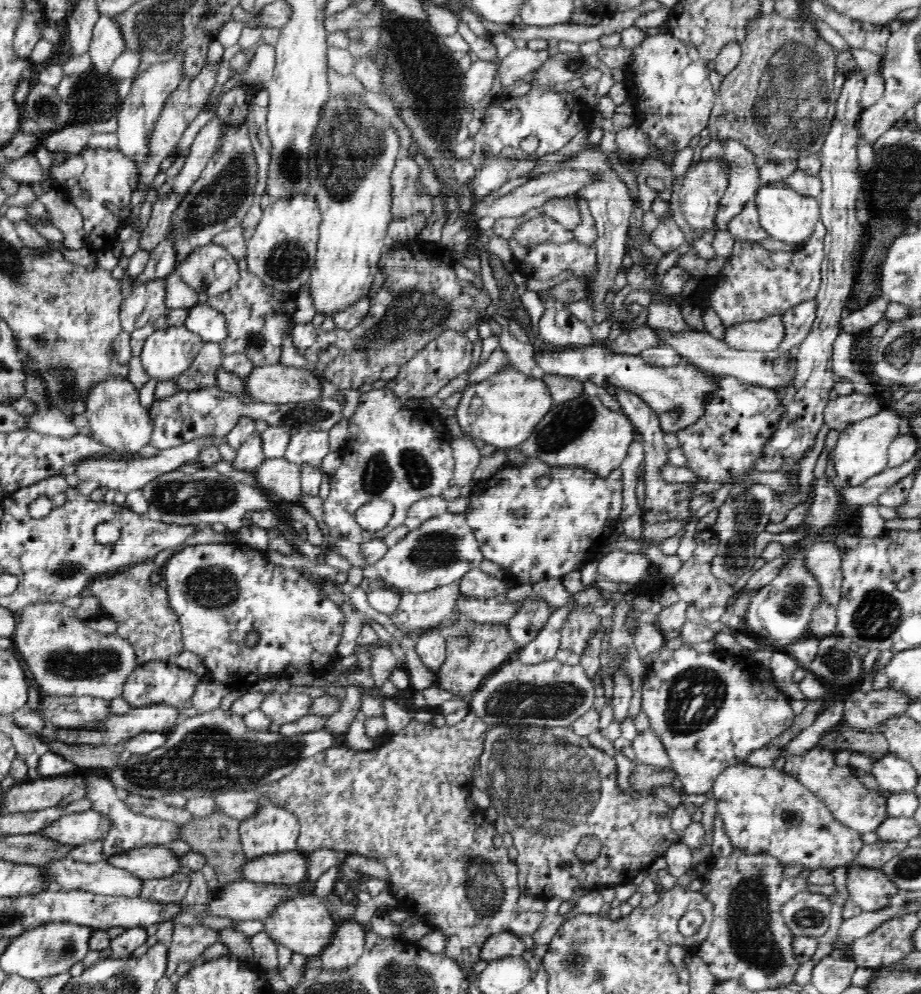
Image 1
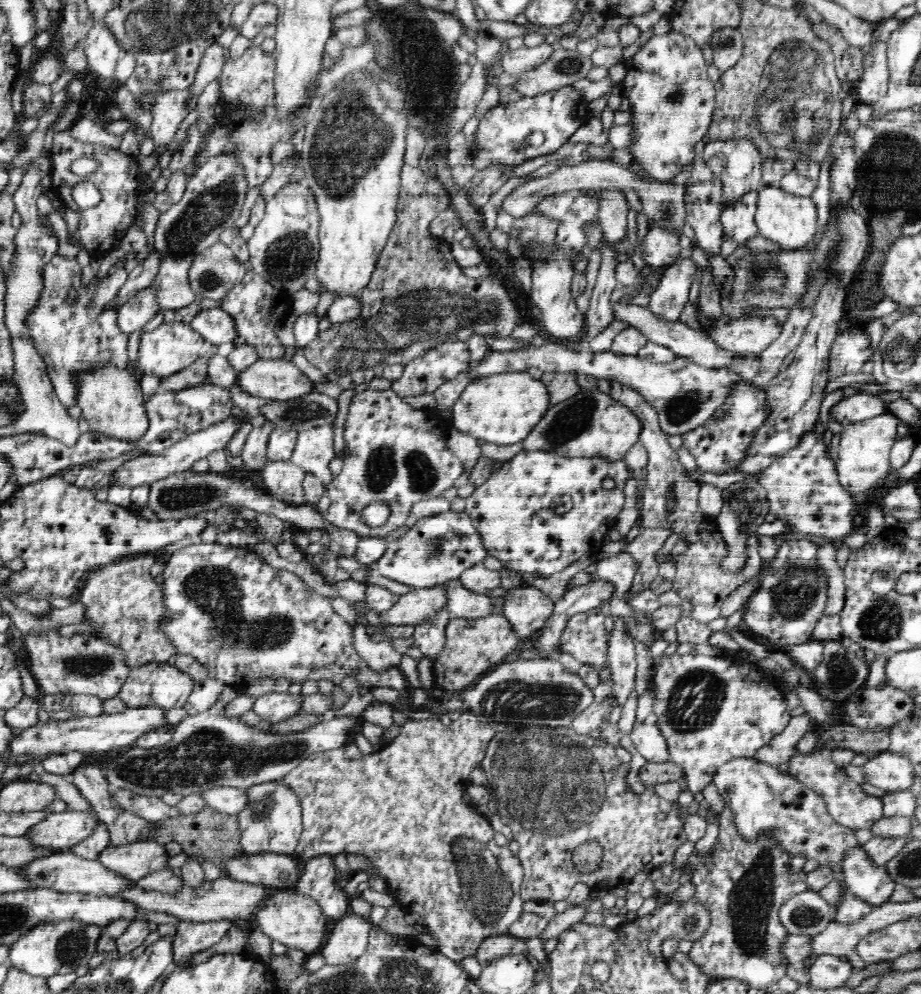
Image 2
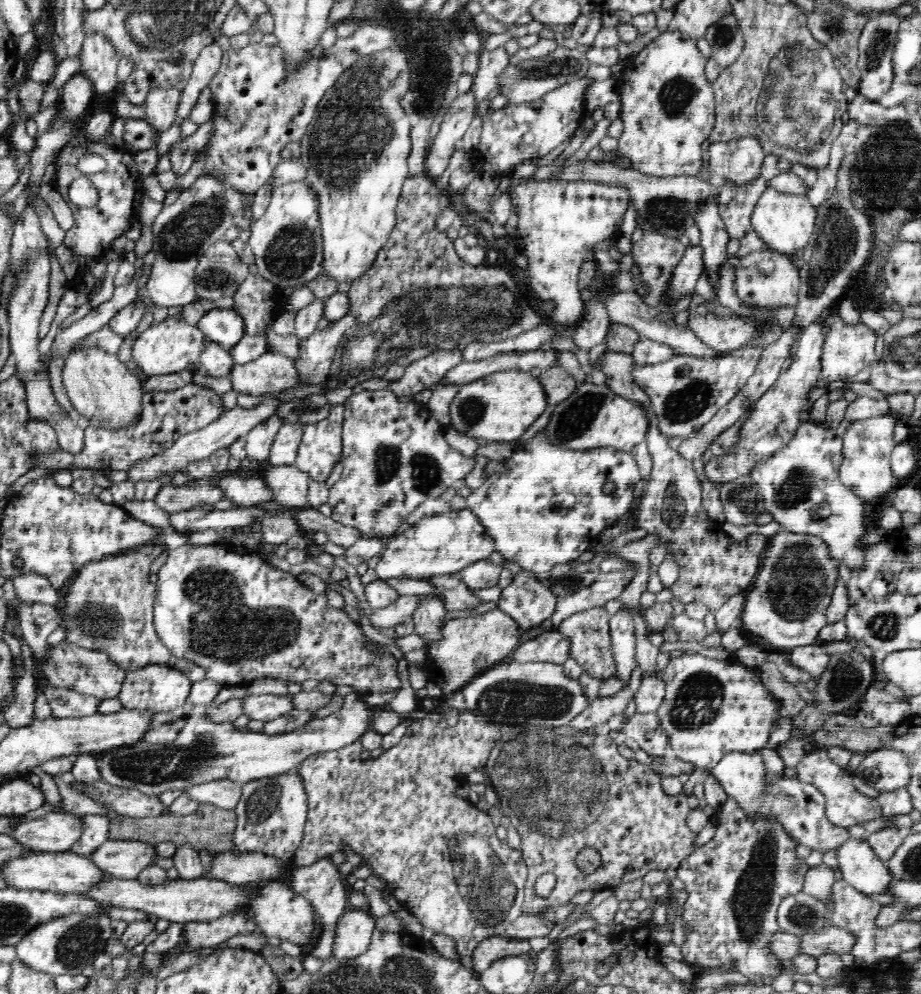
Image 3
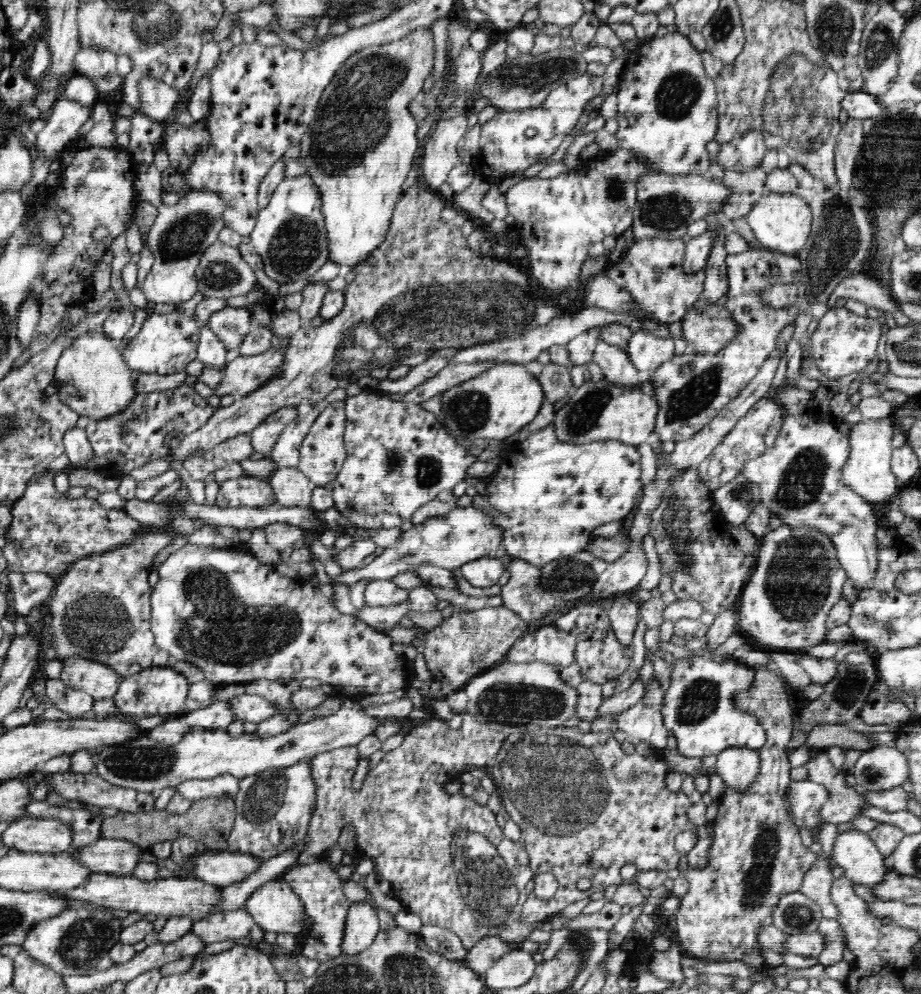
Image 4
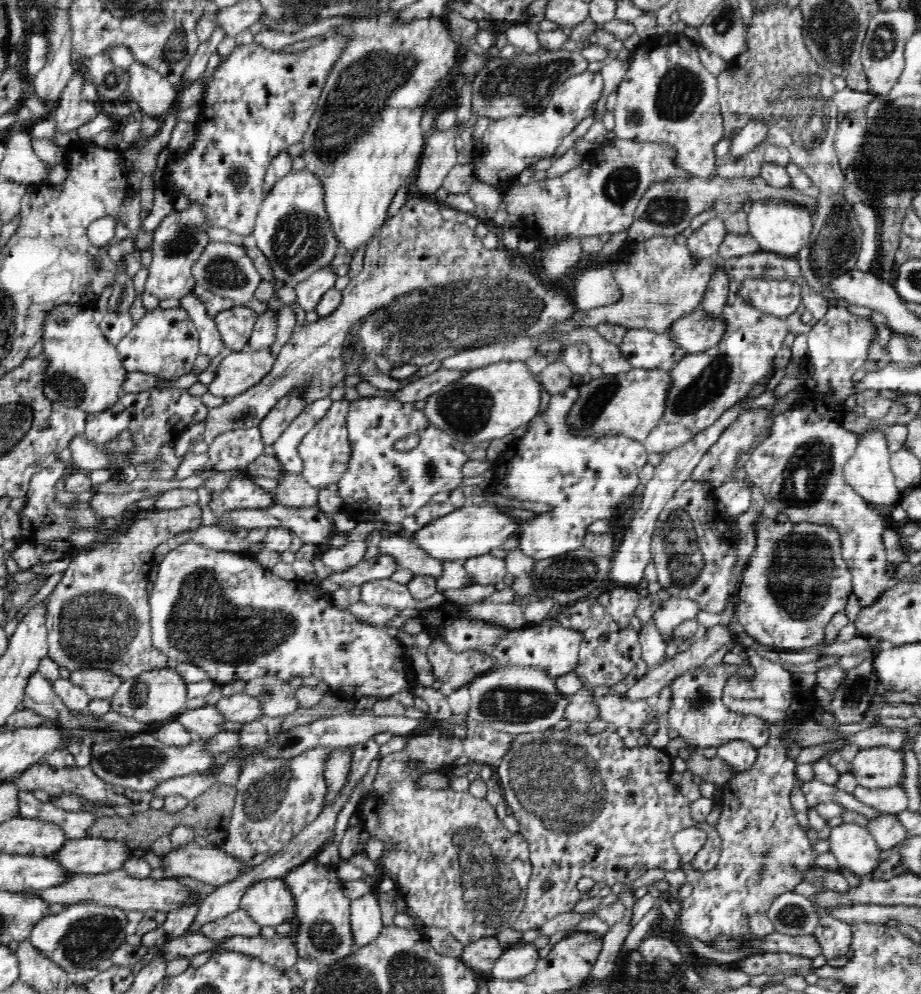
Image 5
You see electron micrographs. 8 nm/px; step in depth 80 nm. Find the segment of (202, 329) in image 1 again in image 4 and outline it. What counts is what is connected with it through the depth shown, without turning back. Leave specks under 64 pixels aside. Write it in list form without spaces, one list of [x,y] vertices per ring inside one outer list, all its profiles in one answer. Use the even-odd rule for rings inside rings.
[[[226,307],[214,312],[207,324],[227,350],[234,350],[240,348],[249,334],[252,317],[246,308]]]

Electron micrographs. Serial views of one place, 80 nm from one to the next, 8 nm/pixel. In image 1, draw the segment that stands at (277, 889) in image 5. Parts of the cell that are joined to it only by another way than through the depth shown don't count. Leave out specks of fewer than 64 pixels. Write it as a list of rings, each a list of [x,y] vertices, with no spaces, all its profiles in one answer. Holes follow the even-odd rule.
[[[305,894],[296,897],[286,897],[278,901],[275,907],[264,917],[266,934],[274,938],[277,944],[283,944],[293,953],[304,954],[310,958],[320,955],[325,946],[332,942],[332,936],[339,924],[332,919],[332,915],[325,910],[324,903],[321,903],[316,896]]]

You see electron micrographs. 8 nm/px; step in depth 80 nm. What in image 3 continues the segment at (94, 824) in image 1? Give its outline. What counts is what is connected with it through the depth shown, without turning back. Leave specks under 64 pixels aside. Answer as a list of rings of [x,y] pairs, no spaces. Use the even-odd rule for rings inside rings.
[[[48,813],[39,820],[14,826],[9,836],[36,853],[66,852],[82,836],[84,826],[83,820],[74,814]]]

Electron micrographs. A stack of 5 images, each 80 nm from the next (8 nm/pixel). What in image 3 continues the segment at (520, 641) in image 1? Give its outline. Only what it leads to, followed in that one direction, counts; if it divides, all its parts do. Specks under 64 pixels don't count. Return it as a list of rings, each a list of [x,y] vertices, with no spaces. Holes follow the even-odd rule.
[[[523,569],[501,590],[497,606],[511,616],[522,631],[530,630],[552,616],[558,597],[546,584],[538,581],[538,574]]]

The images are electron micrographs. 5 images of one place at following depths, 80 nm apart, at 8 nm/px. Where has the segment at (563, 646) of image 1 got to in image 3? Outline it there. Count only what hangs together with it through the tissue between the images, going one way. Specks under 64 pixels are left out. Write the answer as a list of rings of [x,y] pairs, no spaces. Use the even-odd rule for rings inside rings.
[[[604,606],[584,609],[568,616],[560,622],[559,631],[564,636],[570,637],[571,657],[582,666],[586,673],[592,678],[603,681],[606,678],[614,677],[616,672],[615,657],[612,648],[611,636],[609,633],[609,616]]]

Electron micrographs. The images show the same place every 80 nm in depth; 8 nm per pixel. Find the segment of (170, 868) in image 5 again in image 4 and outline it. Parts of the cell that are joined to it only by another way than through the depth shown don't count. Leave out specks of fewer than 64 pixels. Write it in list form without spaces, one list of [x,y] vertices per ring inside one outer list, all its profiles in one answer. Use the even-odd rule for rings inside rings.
[[[205,850],[206,854],[196,856],[196,878],[216,887],[226,887],[245,880],[259,870],[263,860],[254,855],[232,851]]]

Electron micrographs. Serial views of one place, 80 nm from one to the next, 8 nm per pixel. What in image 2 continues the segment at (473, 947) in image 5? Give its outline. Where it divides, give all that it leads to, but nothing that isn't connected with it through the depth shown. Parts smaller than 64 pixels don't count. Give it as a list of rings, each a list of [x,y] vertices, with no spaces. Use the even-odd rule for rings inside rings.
[[[510,934],[498,935],[484,939],[475,954],[475,957],[484,968],[489,962],[498,957],[512,954],[525,954],[527,950],[526,940],[514,937]]]

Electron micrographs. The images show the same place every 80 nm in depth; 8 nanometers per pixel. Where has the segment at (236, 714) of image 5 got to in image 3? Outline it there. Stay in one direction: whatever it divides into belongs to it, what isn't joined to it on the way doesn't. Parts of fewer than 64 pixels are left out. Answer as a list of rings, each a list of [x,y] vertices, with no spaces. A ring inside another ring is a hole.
[[[249,695],[242,697],[242,707],[244,714],[250,717],[250,720],[262,720],[268,722],[290,712],[294,709],[294,701],[291,695]]]

